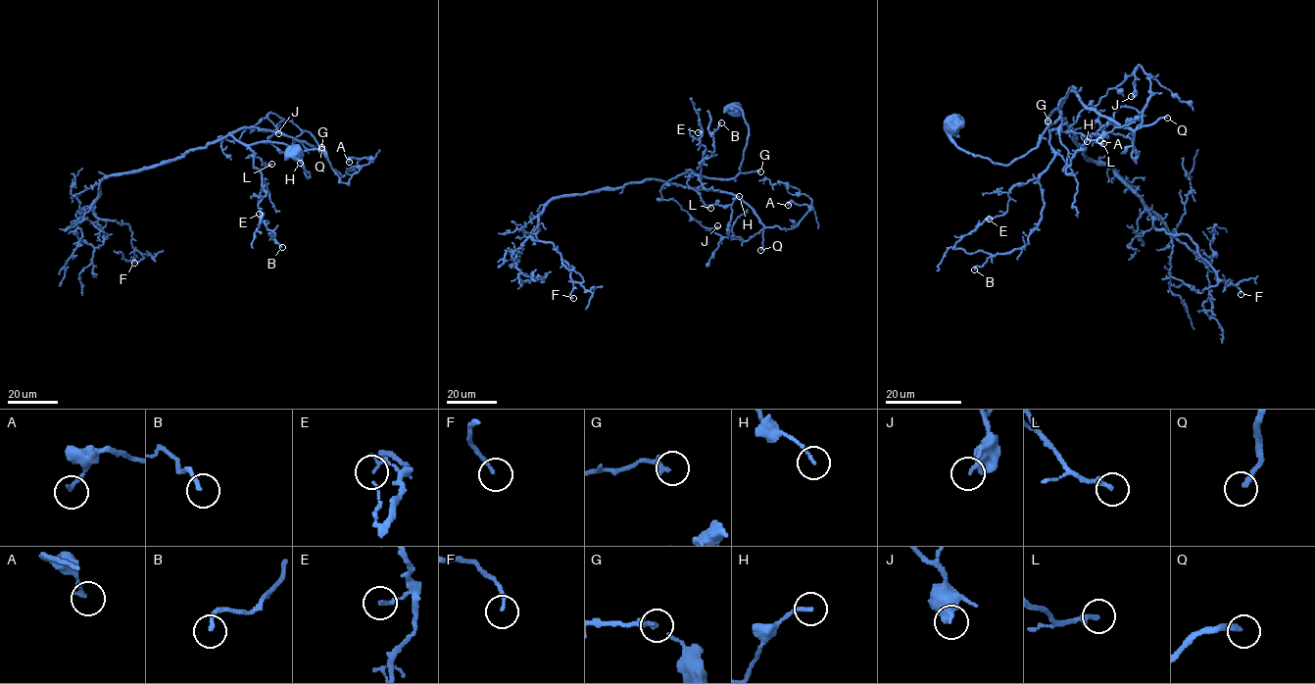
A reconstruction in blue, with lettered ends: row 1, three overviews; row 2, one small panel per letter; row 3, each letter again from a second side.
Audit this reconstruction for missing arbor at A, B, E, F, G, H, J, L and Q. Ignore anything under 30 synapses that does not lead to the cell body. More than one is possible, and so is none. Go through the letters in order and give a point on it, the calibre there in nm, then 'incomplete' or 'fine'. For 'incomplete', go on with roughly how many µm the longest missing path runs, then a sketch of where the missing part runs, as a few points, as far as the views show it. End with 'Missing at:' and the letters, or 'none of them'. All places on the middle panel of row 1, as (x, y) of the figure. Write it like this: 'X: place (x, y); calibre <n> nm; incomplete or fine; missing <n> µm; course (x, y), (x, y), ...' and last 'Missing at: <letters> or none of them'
A: place (788, 205); calibre 160 nm; fine
B: place (721, 122); calibre 160 nm; fine
E: place (698, 132); calibre 160 nm; fine
F: place (573, 298); calibre 130 nm; fine
G: place (760, 171); calibre 200 nm; fine
H: place (739, 196); calibre 130 nm; fine
J: place (717, 225); calibre 440 nm; fine
L: place (710, 208); calibre 240 nm; fine
Q: place (760, 250); calibre 200 nm; incomplete; missing 110 µm; course (760, 250), (746, 280), (736, 281), (706, 304), (695, 322), (648, 334), (643, 330)
Missing at: Q

